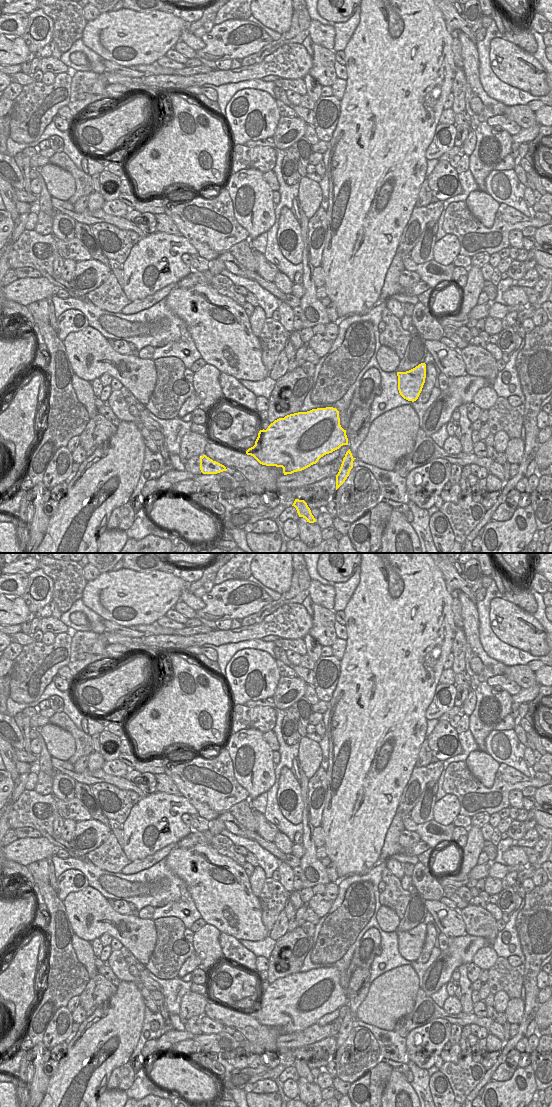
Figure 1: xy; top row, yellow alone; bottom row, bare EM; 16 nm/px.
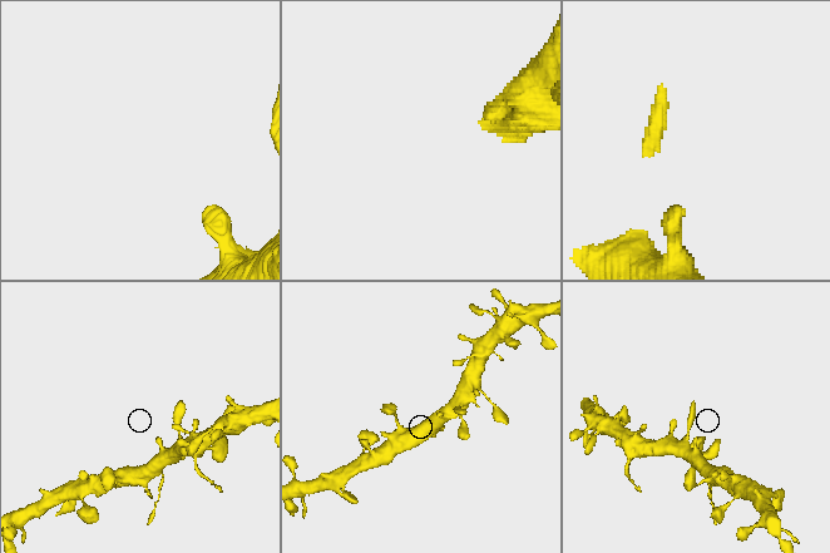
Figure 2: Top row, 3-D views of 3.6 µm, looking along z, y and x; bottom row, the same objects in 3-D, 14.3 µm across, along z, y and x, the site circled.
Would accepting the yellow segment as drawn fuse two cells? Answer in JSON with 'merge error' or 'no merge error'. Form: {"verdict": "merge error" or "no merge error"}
{"verdict": "merge error"}

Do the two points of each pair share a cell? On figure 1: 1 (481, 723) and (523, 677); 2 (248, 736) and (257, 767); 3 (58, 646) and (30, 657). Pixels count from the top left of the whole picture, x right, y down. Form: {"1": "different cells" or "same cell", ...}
{"1": "different cells", "2": "same cell", "3": "same cell"}

